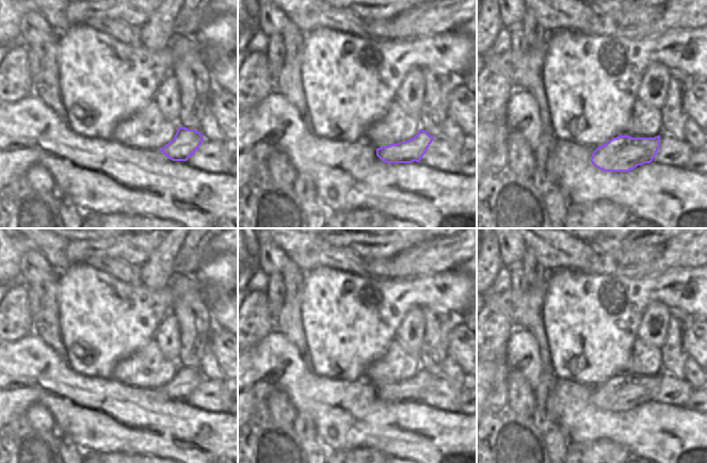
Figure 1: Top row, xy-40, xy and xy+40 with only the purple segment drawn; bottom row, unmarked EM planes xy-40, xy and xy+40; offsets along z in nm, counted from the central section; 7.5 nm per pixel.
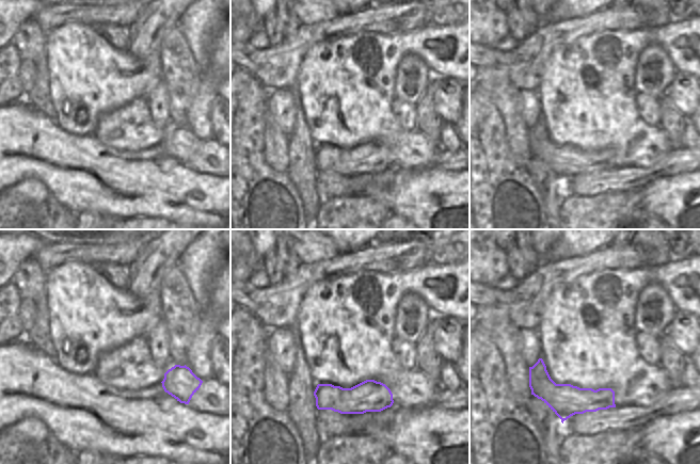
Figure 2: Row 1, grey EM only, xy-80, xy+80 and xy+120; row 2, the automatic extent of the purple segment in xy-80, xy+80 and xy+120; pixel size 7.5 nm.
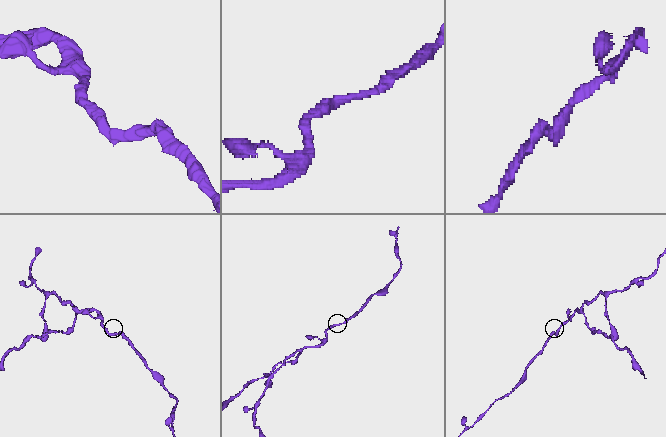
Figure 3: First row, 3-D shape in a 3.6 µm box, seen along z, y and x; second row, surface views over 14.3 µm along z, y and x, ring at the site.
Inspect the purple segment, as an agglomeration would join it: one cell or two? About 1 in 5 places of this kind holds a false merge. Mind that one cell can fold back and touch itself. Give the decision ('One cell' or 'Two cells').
One cell

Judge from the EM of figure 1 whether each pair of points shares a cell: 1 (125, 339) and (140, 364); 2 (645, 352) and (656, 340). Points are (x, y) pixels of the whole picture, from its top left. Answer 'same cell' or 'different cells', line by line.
1: different cells
2: different cells

